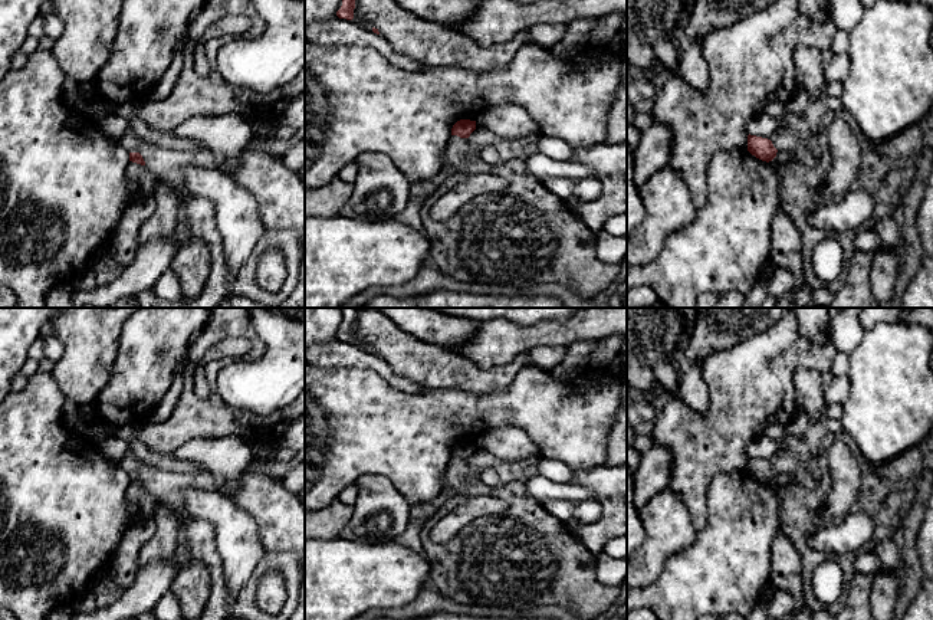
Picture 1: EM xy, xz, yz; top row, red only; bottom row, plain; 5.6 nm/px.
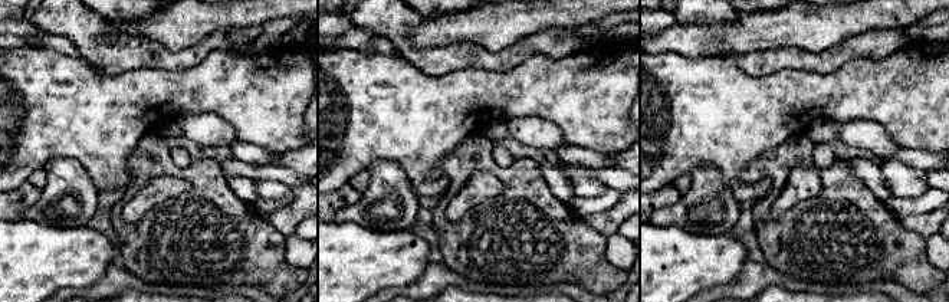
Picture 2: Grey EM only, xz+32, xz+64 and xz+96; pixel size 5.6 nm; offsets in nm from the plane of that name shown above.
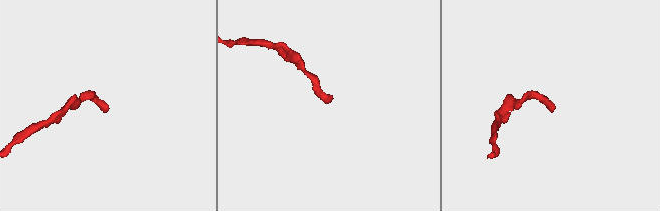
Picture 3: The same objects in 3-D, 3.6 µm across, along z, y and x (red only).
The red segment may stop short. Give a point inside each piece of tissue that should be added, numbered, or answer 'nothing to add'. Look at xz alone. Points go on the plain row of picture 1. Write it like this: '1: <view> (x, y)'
nothing to add

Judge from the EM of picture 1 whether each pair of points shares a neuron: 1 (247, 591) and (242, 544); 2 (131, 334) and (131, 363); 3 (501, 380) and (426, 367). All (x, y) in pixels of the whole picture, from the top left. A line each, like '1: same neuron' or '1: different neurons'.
1: different neurons
2: same neuron
3: same neuron

